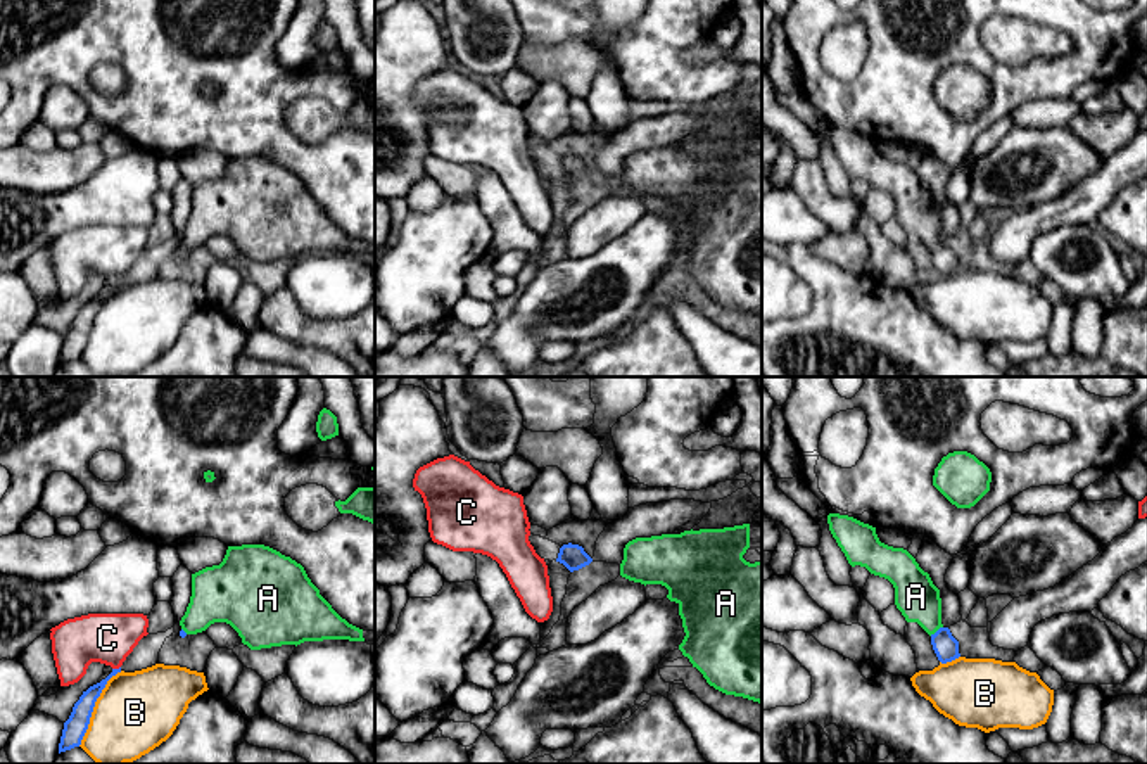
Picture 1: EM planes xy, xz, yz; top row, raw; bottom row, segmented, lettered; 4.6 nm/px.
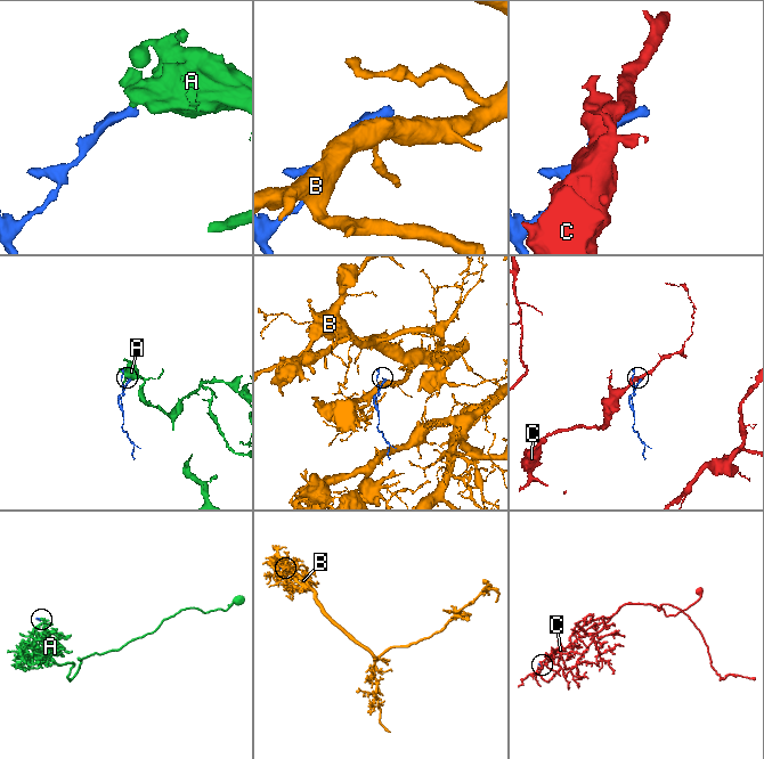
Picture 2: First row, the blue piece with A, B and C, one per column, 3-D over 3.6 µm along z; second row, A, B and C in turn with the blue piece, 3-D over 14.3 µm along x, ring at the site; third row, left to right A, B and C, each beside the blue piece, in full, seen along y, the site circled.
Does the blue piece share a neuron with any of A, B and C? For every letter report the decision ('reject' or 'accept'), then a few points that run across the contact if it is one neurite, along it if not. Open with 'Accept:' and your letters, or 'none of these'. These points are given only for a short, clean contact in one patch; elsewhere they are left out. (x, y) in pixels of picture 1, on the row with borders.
Accept: A
A: accept | yz (945, 647), (937, 631), (916, 597)
B: reject
C: reject

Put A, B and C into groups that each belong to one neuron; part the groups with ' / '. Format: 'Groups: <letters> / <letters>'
Groups: A / B / C

